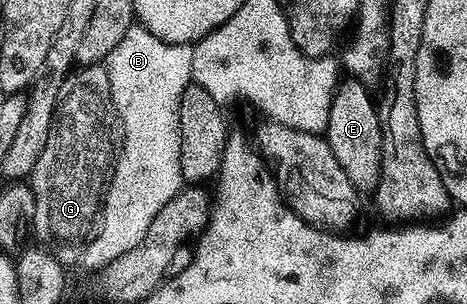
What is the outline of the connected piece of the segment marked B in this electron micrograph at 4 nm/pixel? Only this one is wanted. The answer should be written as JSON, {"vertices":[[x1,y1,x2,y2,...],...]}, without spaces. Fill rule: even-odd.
{"vertices":[[134,24,118,40,118,48,110,52,106,59,108,75,110,76,110,92,112,93,112,104,116,107,116,117,119,125,122,127,122,138,124,134,124,146,119,151,118,157,114,162,114,173,111,175,108,189,104,195,104,205,102,207,102,230,105,235,109,234,112,238,121,238,125,247,136,246,146,236,146,228,150,228,150,220,158,216,158,212,167,204,170,199,182,189,182,179,180,176,180,117,178,108,182,100,182,92,192,82,192,46,188,44,177,44,174,42,163,42,158,36,154,36,150,31,145,30,143,26]]}

